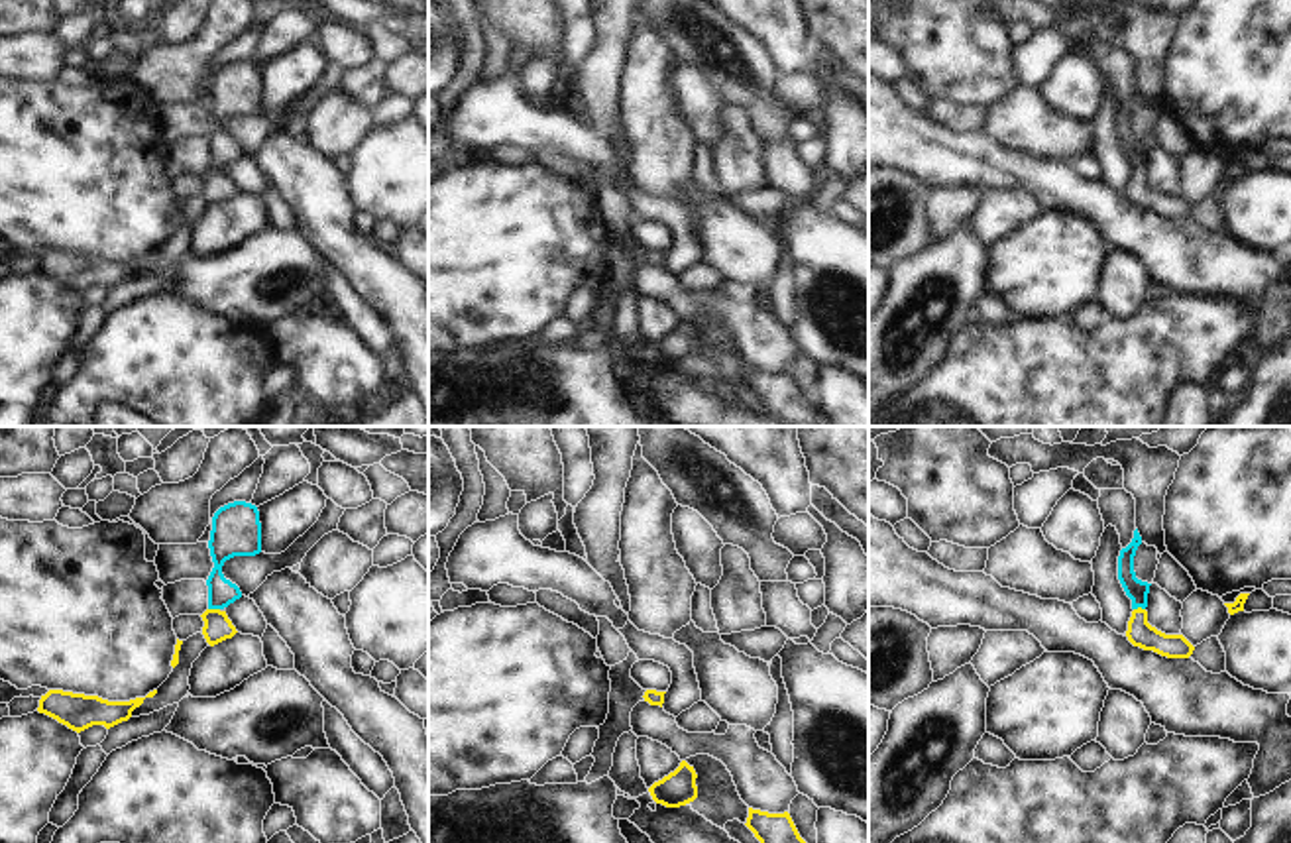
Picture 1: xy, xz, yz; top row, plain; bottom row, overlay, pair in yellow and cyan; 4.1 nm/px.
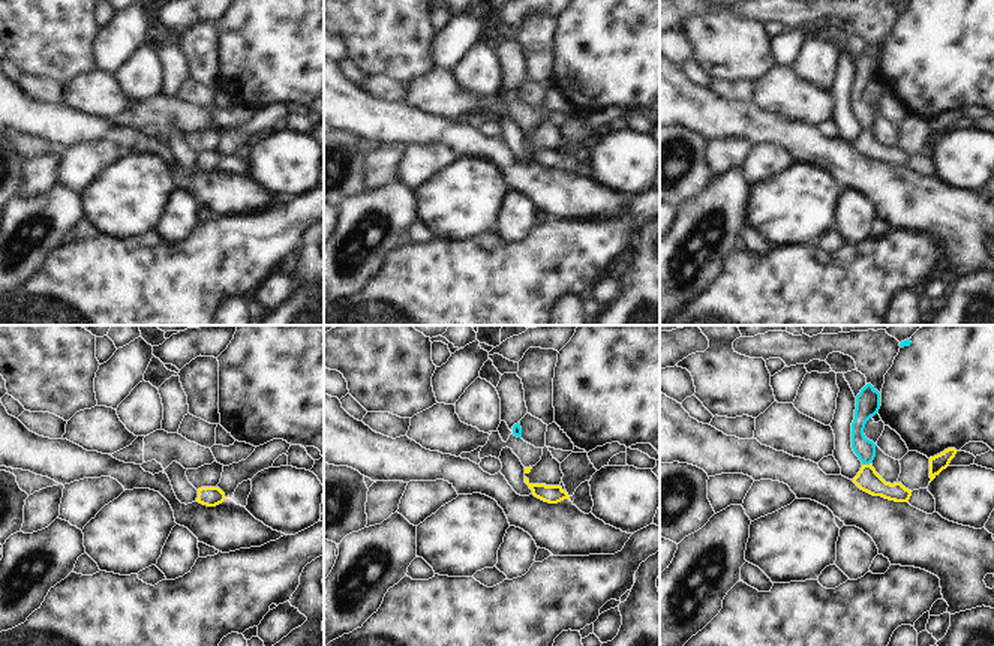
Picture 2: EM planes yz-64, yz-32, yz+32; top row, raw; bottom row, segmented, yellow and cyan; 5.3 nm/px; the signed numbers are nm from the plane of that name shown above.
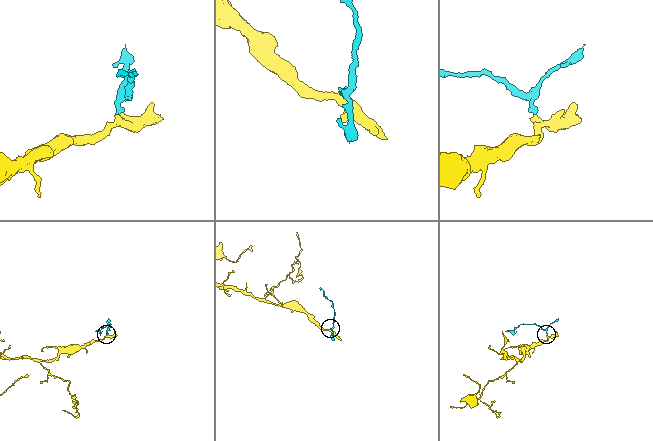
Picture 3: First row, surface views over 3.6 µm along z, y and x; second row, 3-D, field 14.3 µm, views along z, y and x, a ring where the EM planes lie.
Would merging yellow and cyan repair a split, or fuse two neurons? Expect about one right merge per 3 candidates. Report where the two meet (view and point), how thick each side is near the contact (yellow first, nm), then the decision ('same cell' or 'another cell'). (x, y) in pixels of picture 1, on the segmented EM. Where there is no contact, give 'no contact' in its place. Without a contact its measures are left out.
xy (215, 610) | 110/110 nm | same cell

